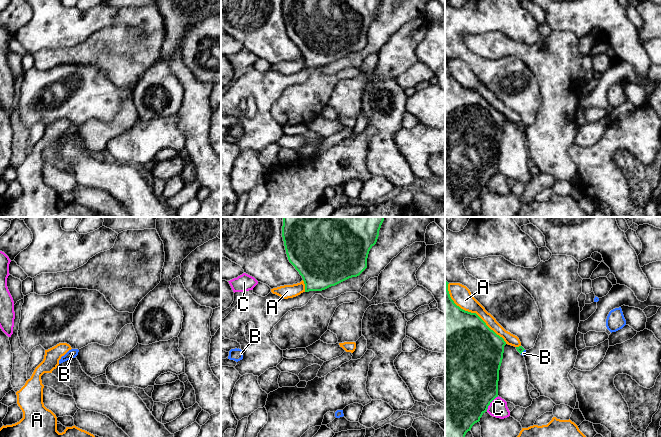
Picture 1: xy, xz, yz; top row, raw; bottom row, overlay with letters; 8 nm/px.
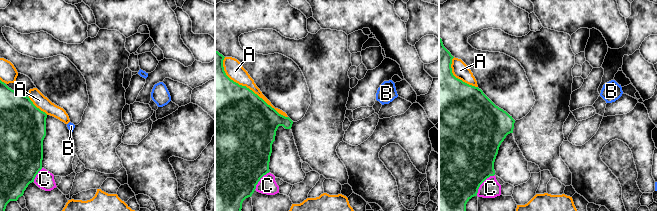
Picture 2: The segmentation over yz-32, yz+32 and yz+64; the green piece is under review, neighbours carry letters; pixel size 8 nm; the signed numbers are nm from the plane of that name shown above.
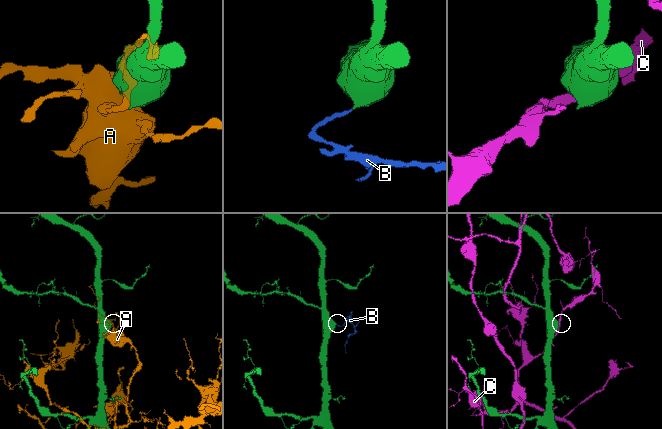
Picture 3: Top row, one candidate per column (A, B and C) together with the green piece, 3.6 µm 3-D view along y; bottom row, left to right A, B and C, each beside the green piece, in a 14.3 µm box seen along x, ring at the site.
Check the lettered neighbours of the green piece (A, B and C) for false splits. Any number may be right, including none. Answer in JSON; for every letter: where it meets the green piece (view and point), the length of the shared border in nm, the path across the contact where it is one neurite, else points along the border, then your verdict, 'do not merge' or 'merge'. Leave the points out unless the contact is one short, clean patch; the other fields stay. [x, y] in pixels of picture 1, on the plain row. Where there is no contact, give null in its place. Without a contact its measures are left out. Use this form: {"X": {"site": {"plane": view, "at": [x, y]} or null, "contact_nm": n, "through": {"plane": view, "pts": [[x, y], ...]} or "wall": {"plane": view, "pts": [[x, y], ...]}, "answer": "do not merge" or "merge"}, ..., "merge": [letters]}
{"A": {"site": {"plane": "yz", "at": [470, 88]}, "contact_nm": 700, "answer": "do not merge"}, "B": {"site": {"plane": "yz", "at": [522, 127]}, "contact_nm": 50, "through": {"plane": "yz", "pts": [[520, 125], [522, 127], [523, 129]]}, "answer": "merge"}, "C": {"site": {"plane": "yz", "at": [490, 178]}, "contact_nm": 160, "answer": "do not merge"}, "merge": ["B"]}

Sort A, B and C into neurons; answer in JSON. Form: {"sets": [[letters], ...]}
{"sets": [["A"], ["B"], ["C"]]}

